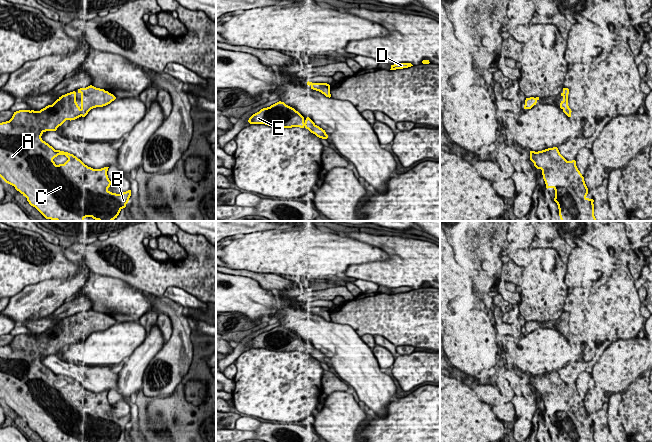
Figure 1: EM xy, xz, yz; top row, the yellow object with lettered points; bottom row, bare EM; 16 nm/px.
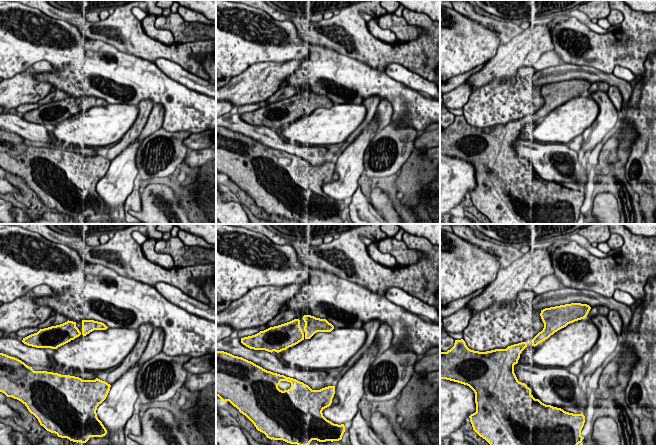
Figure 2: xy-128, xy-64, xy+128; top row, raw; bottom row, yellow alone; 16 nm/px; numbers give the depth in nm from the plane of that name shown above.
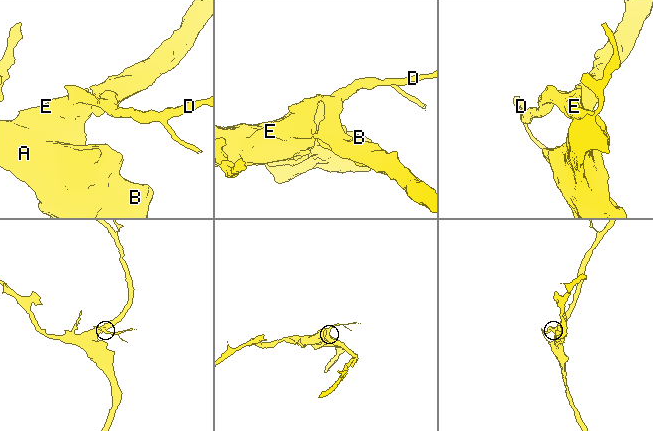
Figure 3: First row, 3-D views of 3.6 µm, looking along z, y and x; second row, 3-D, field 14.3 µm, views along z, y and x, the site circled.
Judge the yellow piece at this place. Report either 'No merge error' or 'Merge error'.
No merge error

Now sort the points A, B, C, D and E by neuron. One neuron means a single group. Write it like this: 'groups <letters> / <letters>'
groups A B C D E

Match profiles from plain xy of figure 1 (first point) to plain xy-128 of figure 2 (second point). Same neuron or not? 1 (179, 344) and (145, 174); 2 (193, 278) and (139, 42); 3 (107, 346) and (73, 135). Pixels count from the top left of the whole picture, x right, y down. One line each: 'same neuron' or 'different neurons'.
1: same neuron
2: same neuron
3: same neuron

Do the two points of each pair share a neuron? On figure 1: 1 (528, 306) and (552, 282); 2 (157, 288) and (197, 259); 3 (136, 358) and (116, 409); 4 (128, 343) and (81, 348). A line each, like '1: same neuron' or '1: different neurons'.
1: same neuron
2: same neuron
3: same neuron
4: same neuron

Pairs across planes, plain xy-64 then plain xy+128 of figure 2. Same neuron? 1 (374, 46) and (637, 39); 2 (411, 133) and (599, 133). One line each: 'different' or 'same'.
1: same
2: different

